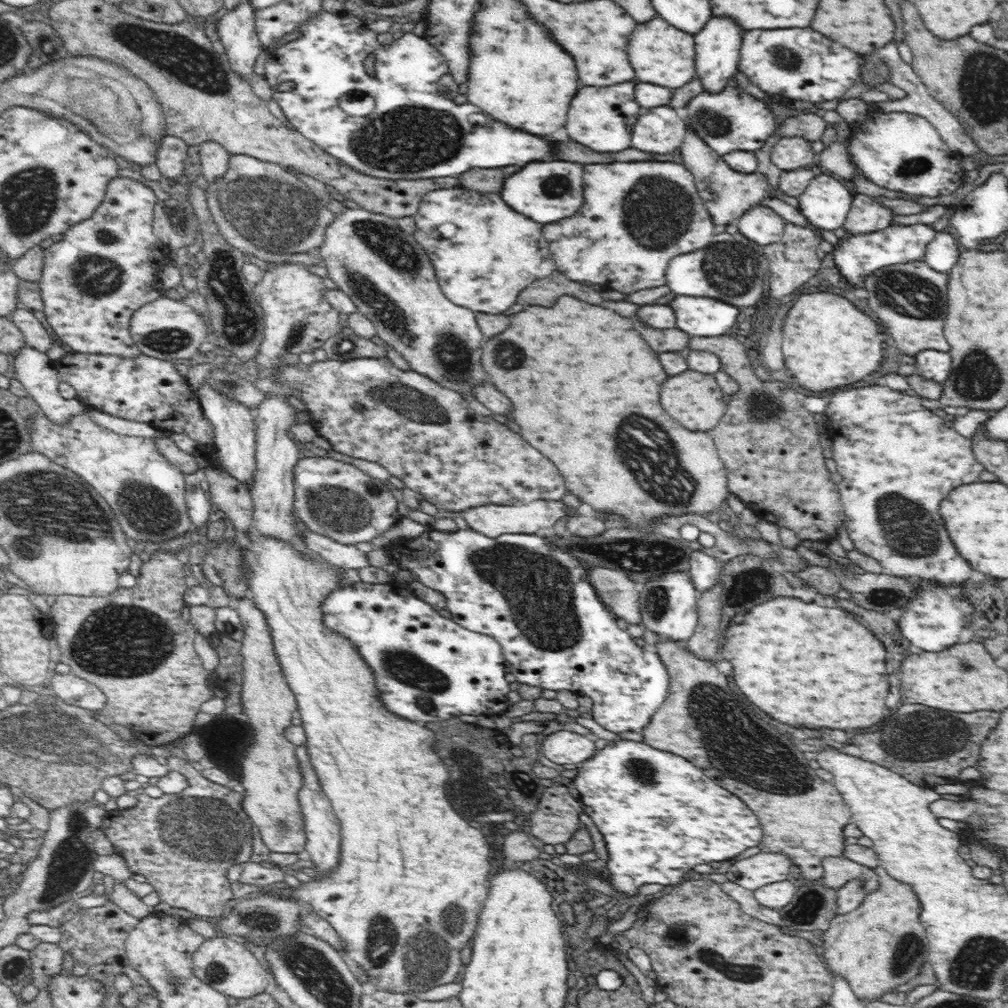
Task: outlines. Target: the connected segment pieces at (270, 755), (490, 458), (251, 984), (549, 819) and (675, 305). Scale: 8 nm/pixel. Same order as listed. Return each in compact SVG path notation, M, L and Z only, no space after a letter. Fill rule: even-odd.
M250 597L238 598L235 610L243 626L243 637L240 640L240 672L243 676L241 705L253 730L253 739L239 762L239 781L244 786L241 808L244 809L244 818L248 818L248 826L258 826L261 838L269 849L302 853L306 839L298 800L302 773L295 753L296 746L285 737L285 730L292 725L292 718L297 715L296 697L288 687L281 664L277 661L264 613L256 608Z
M387 357L382 358L354 358L347 361L338 361L328 359L325 361L314 361L310 365L305 365L299 362L297 366L288 366L280 363L276 366L276 377L278 377L278 384L286 387L291 392L300 393L300 399L306 406L314 429L316 429L320 437L324 437L331 446L331 450L336 455L347 456L366 460L369 462L376 462L381 466L384 466L390 475L397 477L404 482L405 486L414 490L416 493L424 495L424 500L428 500L436 506L438 509L448 510L455 514L460 514L468 508L476 508L476 506L482 506L484 504L498 504L498 505L512 505L519 503L527 503L535 500L545 501L557 501L561 500L562 496L567 491L565 488L565 482L556 466L546 459L539 450L536 450L528 442L524 441L524 438L512 432L506 425L499 424L492 417L484 417L476 414L468 406L468 402L458 395L458 393L440 386L438 382L430 380L423 374L418 374L413 370L402 371L398 369L390 359Z
M216 936L205 940L193 954L192 970L204 983L226 996L237 999L250 998L264 993L266 986L271 982L271 974L268 973L258 958L241 941L224 936Z
M550 783L528 820L526 830L544 844L566 844L579 829L581 801L572 788Z
M676 296L668 305L676 313L676 326L695 337L729 334L742 310L715 298L694 296Z

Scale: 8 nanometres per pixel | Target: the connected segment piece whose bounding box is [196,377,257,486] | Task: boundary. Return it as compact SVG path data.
M206 377L202 386L196 391L196 394L202 406L206 421L214 429L215 454L218 456L218 461L220 461L222 469L230 477L248 486L254 483L257 470L255 458L256 421L254 421L256 414L250 411L250 408L236 403L236 400L224 396L224 393L214 390L205 380Z

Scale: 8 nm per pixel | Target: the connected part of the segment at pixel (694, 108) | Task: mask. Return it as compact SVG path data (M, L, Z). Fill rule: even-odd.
M732 76L728 79L727 85L719 92L712 93L712 91L703 91L692 97L685 106L688 110L688 115L685 118L687 126L690 126L714 152L718 154L728 154L732 151L744 151L755 153L764 146L764 142L776 132L776 123L774 114L768 109L768 106L756 97L744 91L736 77Z

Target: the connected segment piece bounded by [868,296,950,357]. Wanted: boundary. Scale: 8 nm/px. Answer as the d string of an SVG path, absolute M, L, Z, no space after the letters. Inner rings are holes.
M870 296L868 304L874 310L874 314L884 322L888 334L896 342L896 348L903 354L914 357L922 350L939 350L940 352L950 350L942 332L942 326L944 326L942 316L938 320L902 316L894 308L882 304L876 296Z

